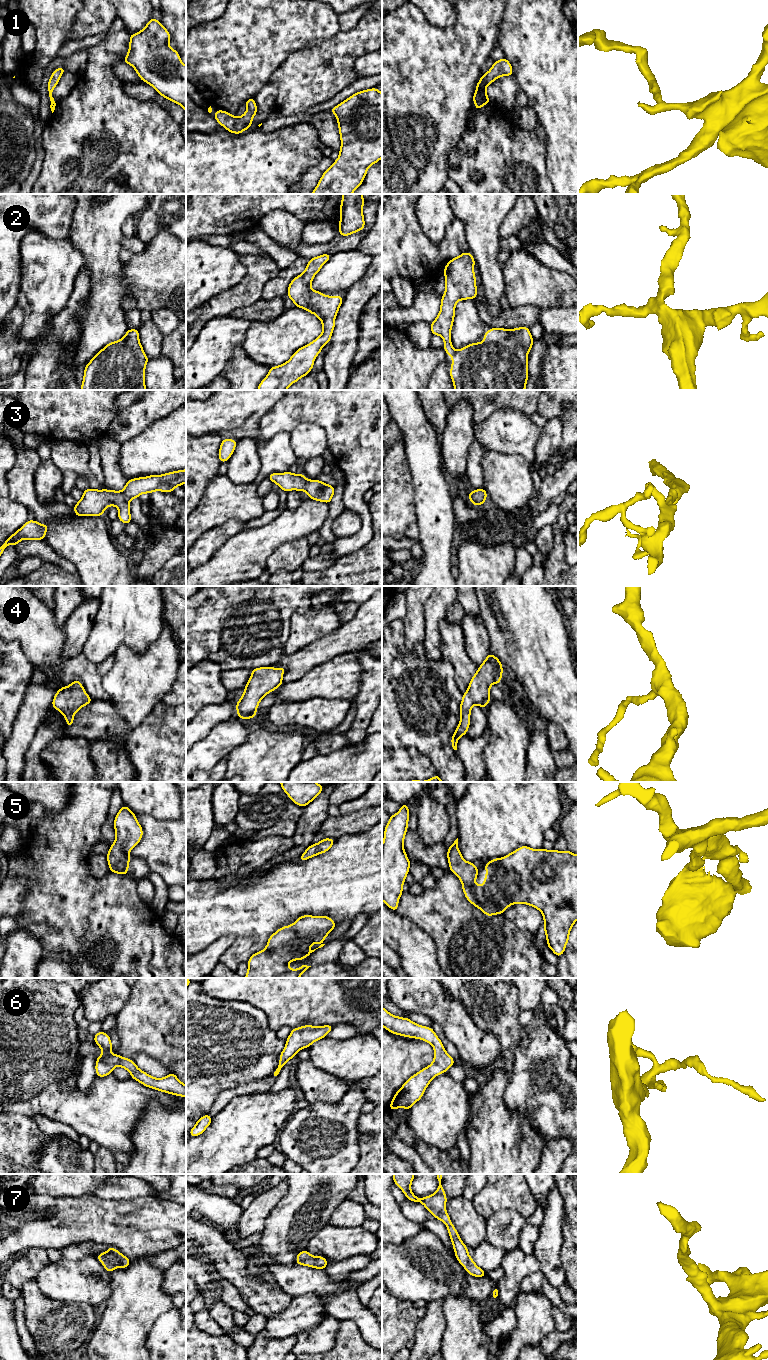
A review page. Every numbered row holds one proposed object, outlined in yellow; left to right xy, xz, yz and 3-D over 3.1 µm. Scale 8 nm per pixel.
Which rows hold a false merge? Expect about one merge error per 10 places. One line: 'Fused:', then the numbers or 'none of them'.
Fused: none of them

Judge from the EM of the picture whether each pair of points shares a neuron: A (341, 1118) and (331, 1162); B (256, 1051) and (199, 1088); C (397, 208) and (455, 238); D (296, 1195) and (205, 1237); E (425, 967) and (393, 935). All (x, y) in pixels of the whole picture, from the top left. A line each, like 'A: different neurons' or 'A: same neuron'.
A: same neuron
B: same neuron
C: same neuron
D: different neurons
E: same neuron

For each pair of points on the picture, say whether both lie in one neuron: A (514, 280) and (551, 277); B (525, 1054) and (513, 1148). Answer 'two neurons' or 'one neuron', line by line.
A: one neuron
B: two neurons

